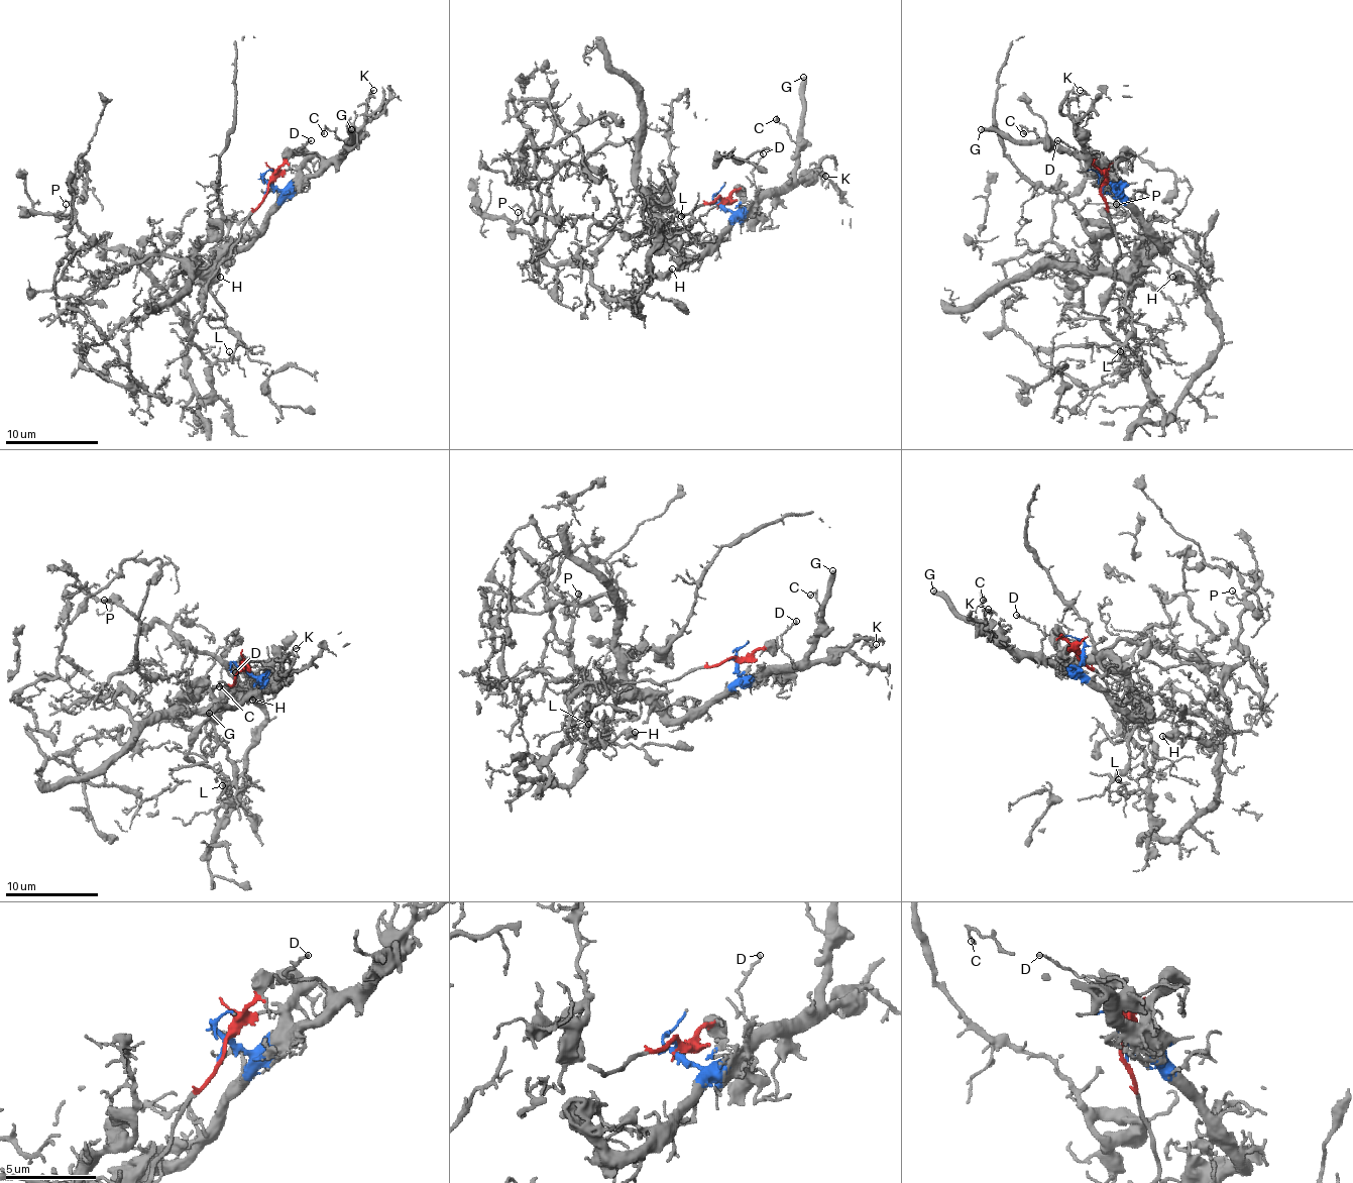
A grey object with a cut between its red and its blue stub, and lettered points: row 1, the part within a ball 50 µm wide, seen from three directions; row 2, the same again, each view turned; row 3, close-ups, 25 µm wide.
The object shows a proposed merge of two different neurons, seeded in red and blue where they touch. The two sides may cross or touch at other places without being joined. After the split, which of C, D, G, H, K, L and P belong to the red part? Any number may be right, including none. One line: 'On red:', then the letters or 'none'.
On red: H, L, P

